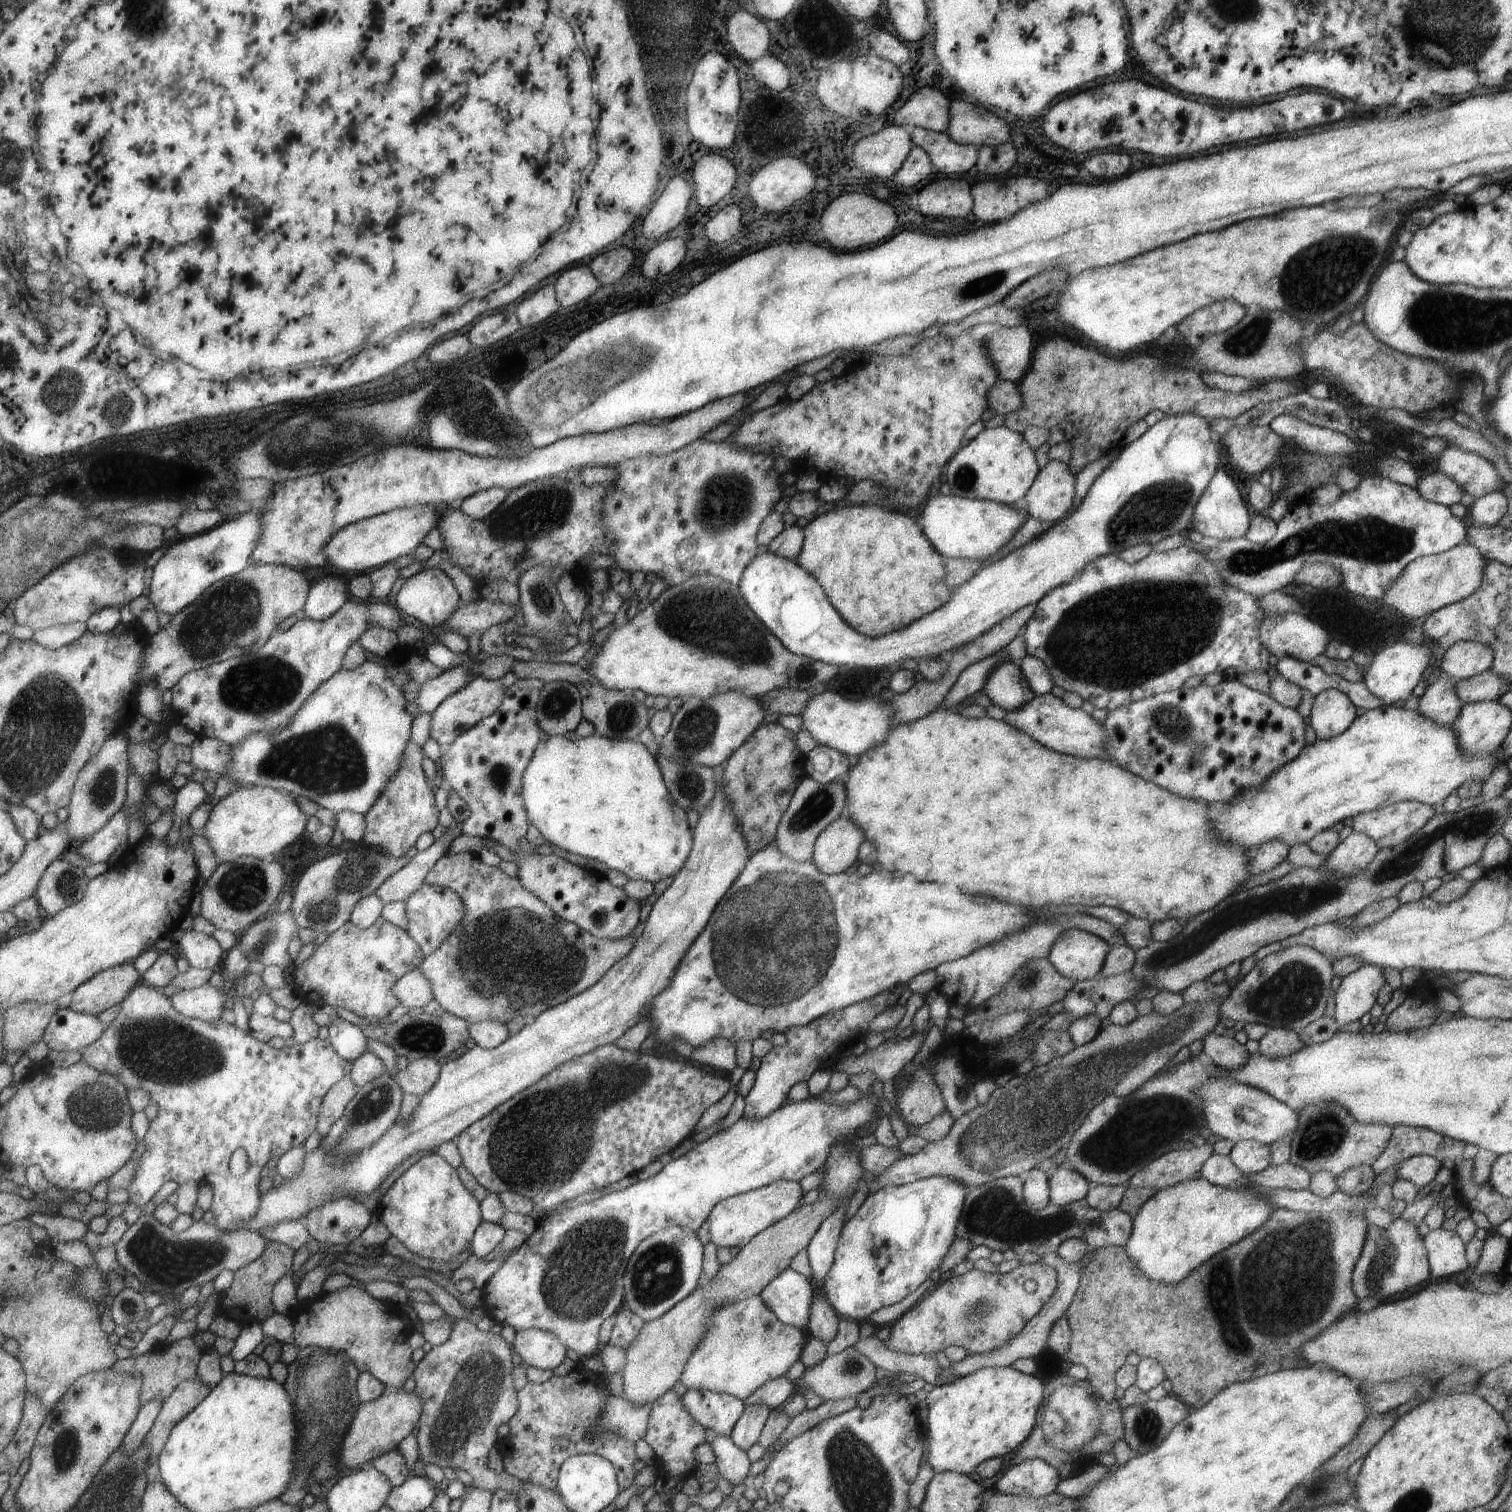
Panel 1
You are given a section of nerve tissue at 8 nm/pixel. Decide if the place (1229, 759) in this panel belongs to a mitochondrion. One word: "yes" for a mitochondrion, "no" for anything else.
no

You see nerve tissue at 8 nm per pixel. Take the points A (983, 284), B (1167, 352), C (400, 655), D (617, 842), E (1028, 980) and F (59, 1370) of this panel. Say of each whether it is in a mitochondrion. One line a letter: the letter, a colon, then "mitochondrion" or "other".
A: mitochondrion
B: other
C: other
D: other
E: mitochondrion
F: other

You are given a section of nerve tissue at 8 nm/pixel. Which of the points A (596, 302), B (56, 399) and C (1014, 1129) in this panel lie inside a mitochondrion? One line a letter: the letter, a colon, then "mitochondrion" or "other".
A: other
B: mitochondrion
C: mitochondrion

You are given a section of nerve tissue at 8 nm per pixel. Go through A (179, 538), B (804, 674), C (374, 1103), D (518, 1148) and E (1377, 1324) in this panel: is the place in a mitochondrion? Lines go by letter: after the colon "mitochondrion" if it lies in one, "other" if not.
A: other
B: other
C: mitochondrion
D: mitochondrion
E: other

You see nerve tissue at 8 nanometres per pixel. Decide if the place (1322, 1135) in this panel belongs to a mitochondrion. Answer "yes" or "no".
yes

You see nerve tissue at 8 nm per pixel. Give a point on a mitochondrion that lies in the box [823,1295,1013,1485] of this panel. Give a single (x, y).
(852, 1365)

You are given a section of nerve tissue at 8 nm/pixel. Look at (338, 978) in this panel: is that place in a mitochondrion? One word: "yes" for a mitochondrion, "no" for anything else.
no

